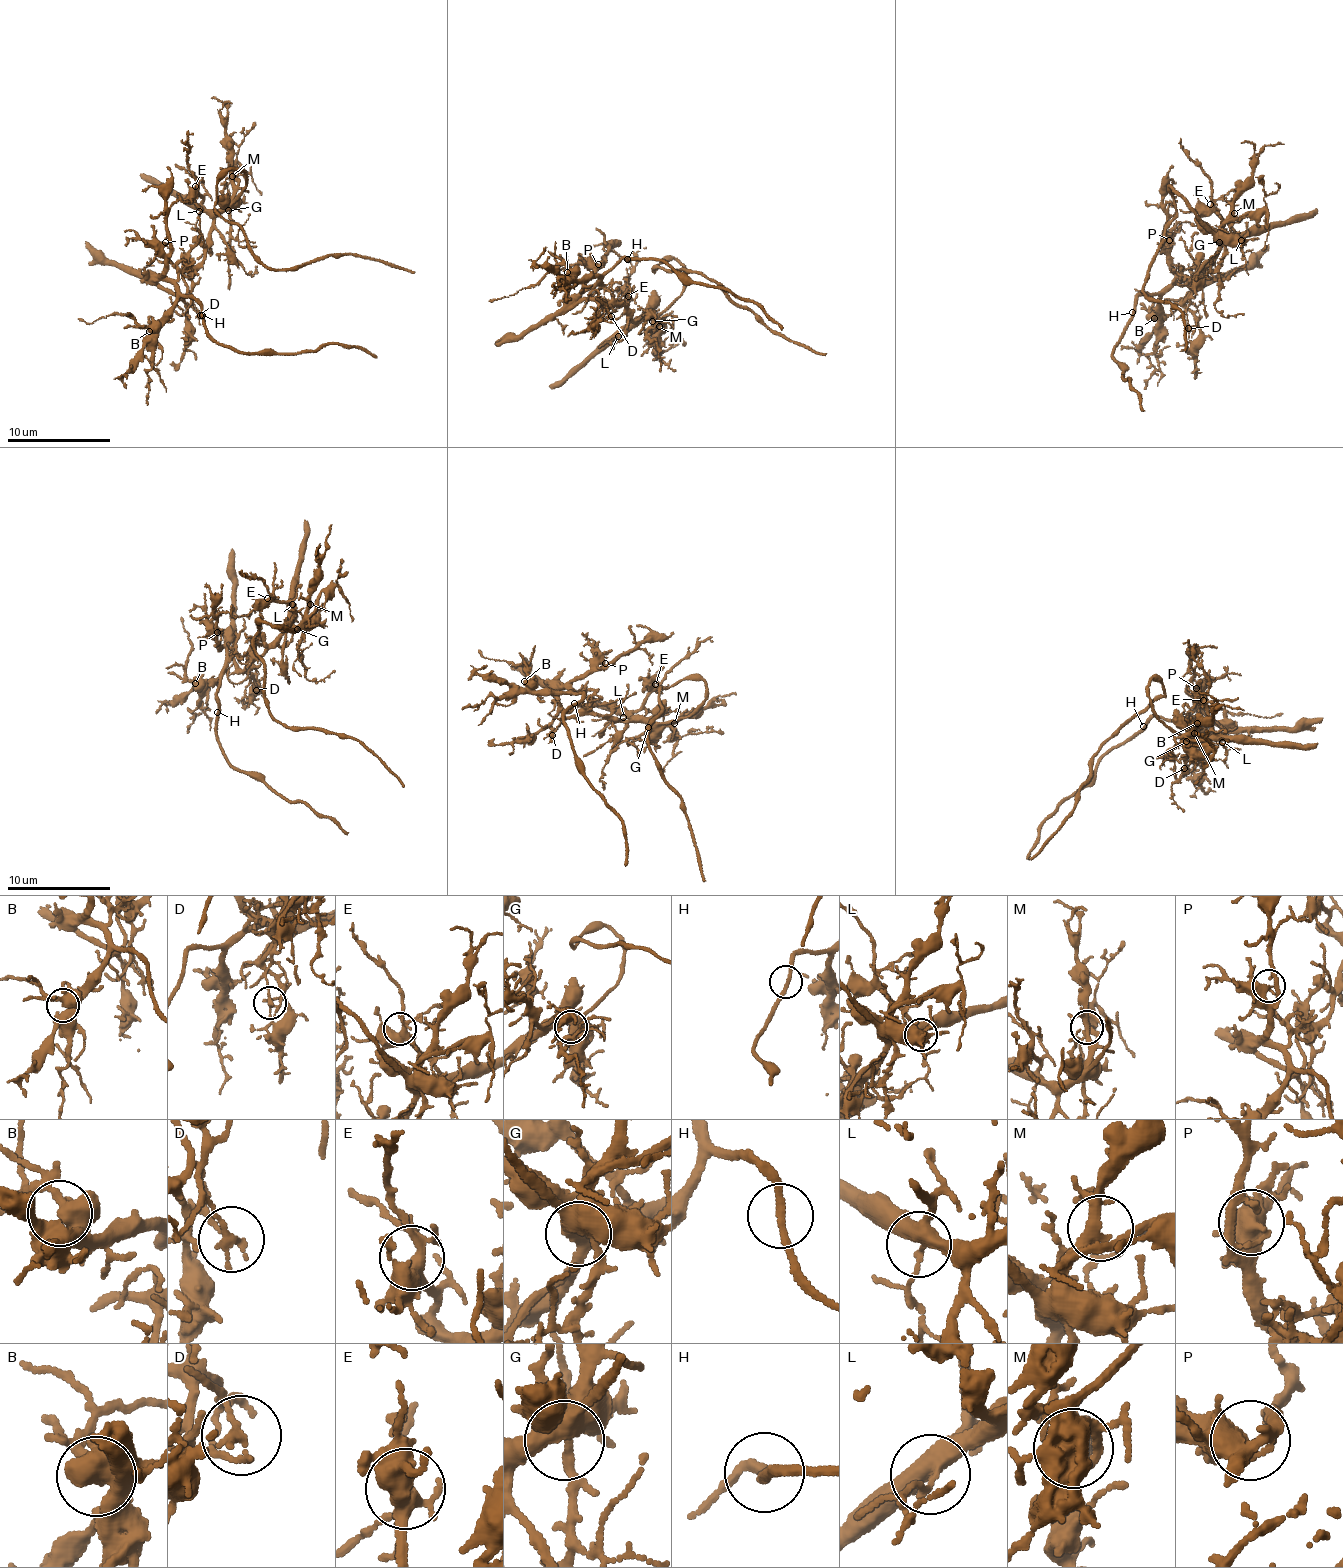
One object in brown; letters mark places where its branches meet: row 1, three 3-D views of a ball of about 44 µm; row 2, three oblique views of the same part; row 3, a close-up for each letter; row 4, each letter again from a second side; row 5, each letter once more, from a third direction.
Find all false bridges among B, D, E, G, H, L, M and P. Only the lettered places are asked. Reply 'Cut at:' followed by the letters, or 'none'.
Cut at: D

